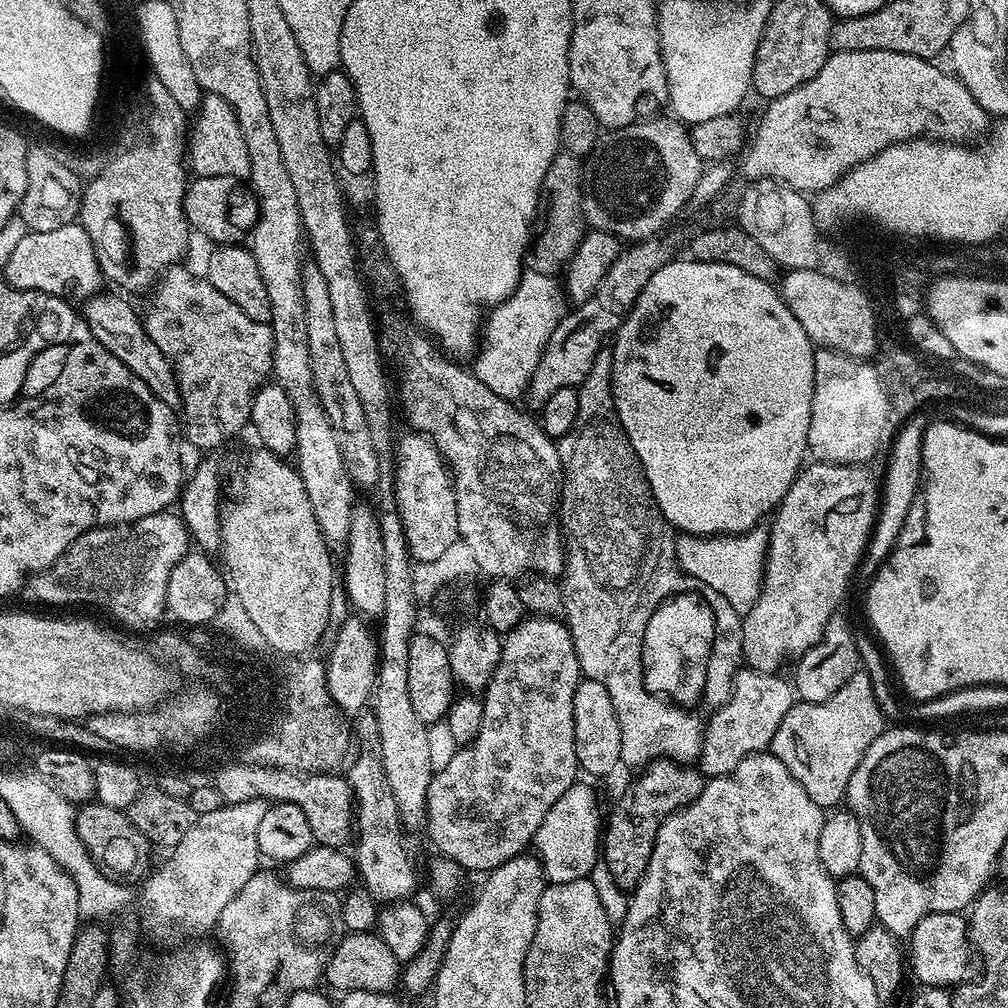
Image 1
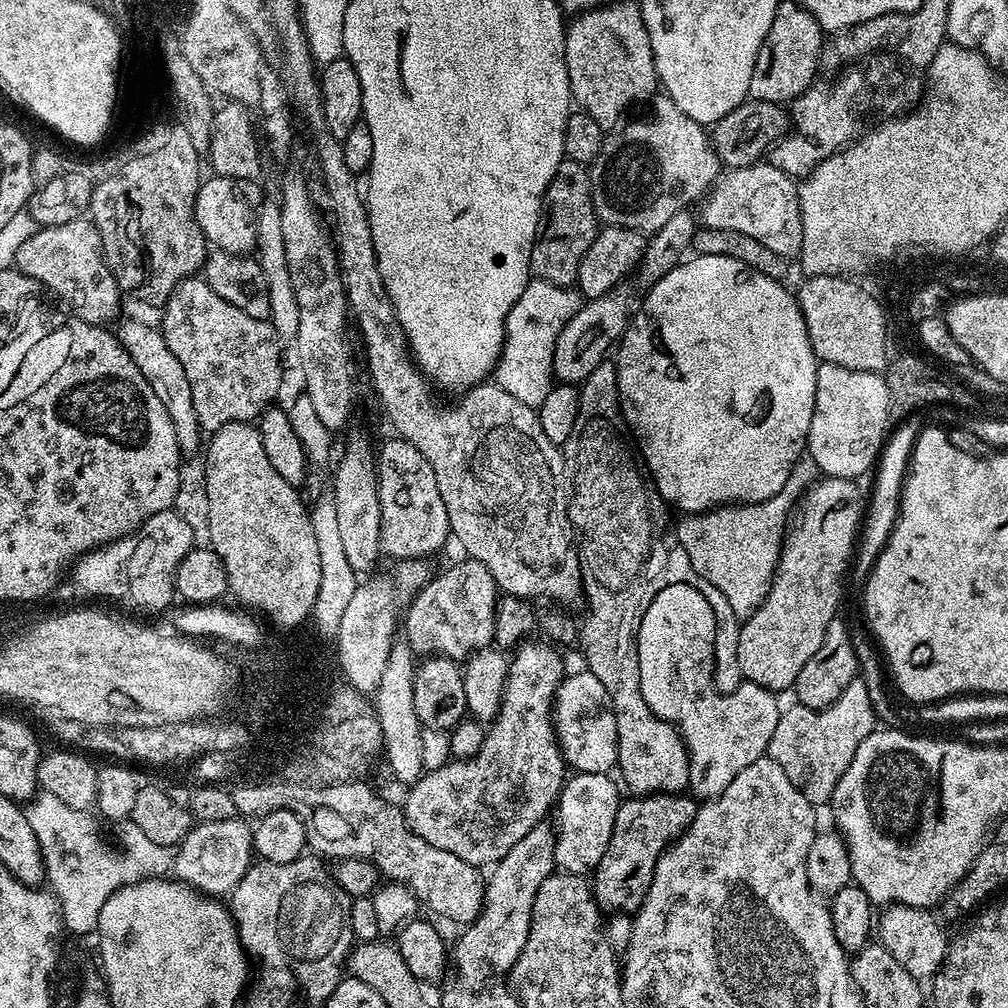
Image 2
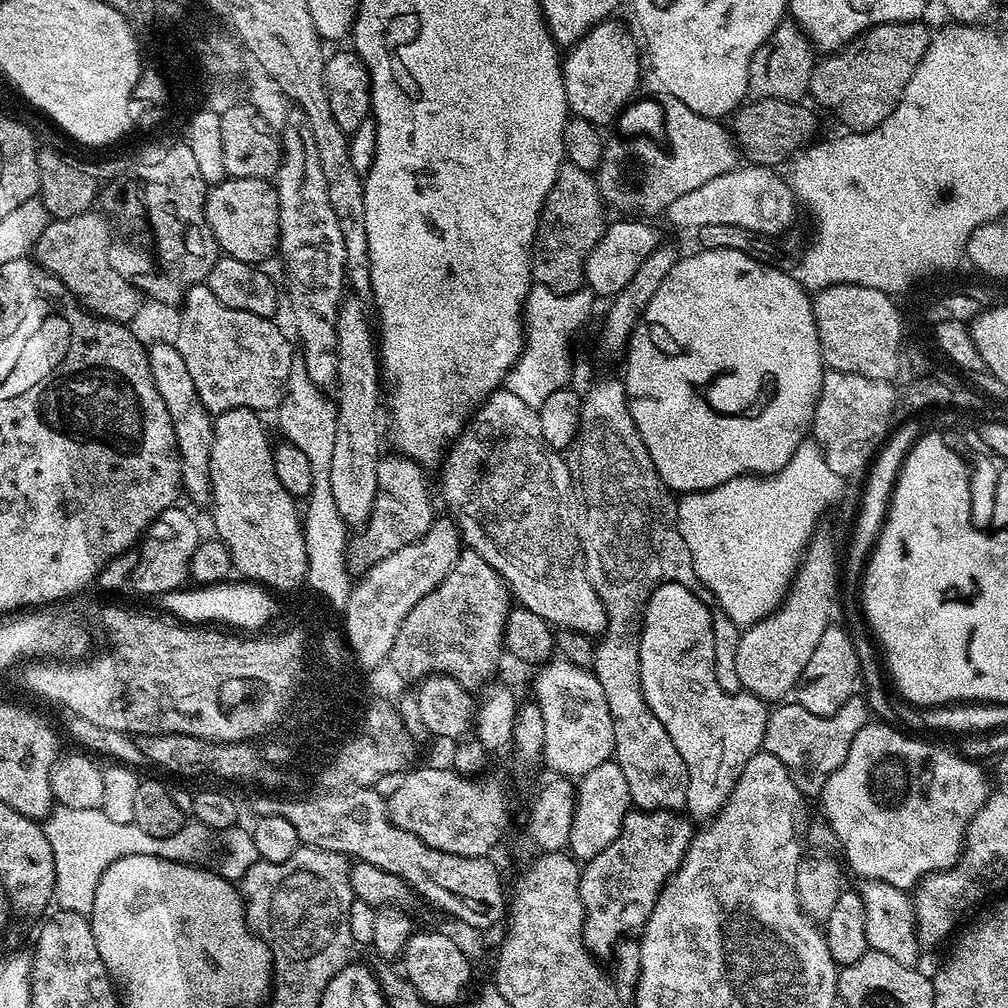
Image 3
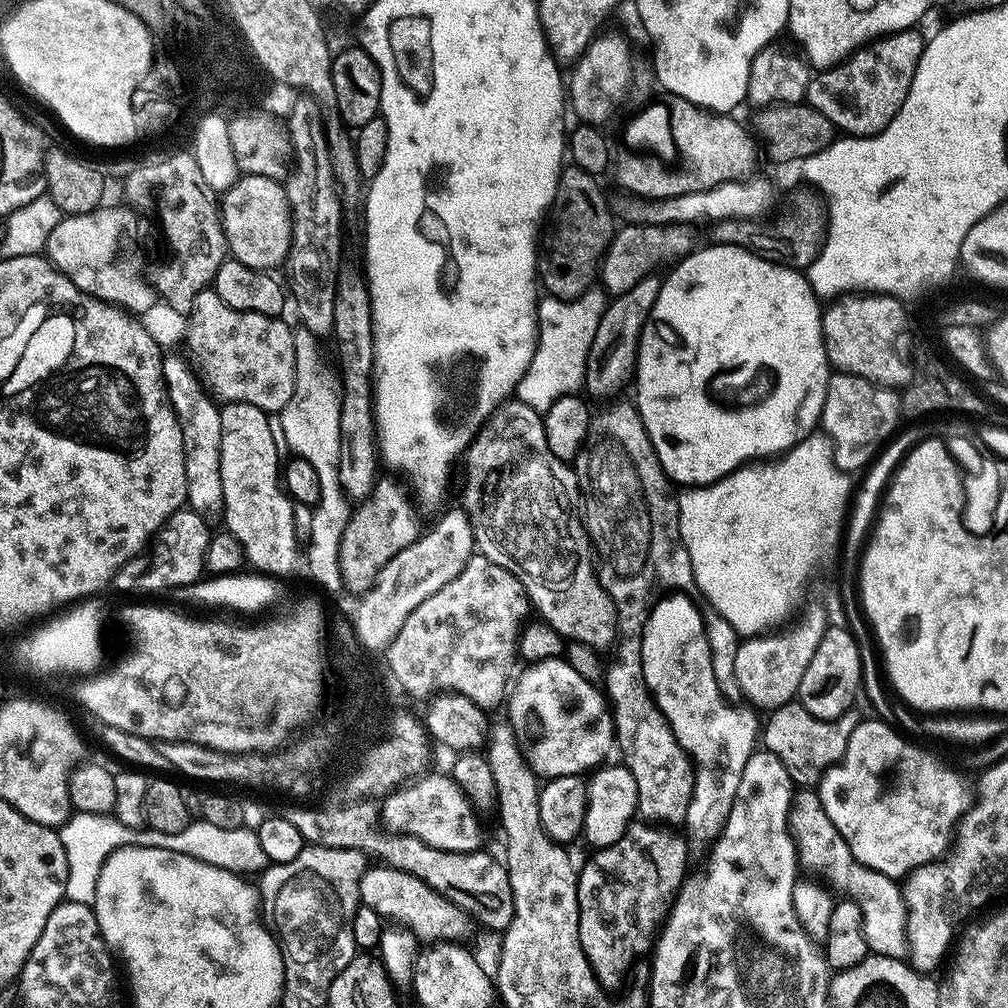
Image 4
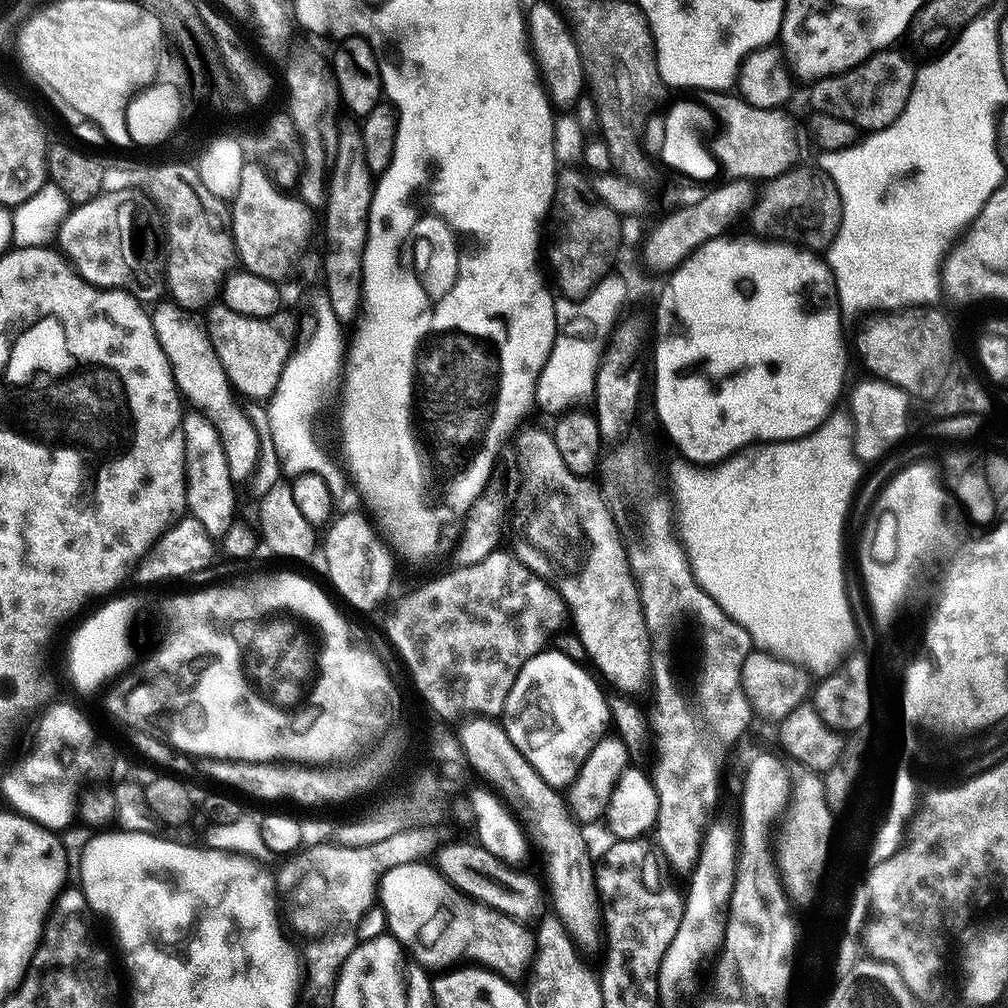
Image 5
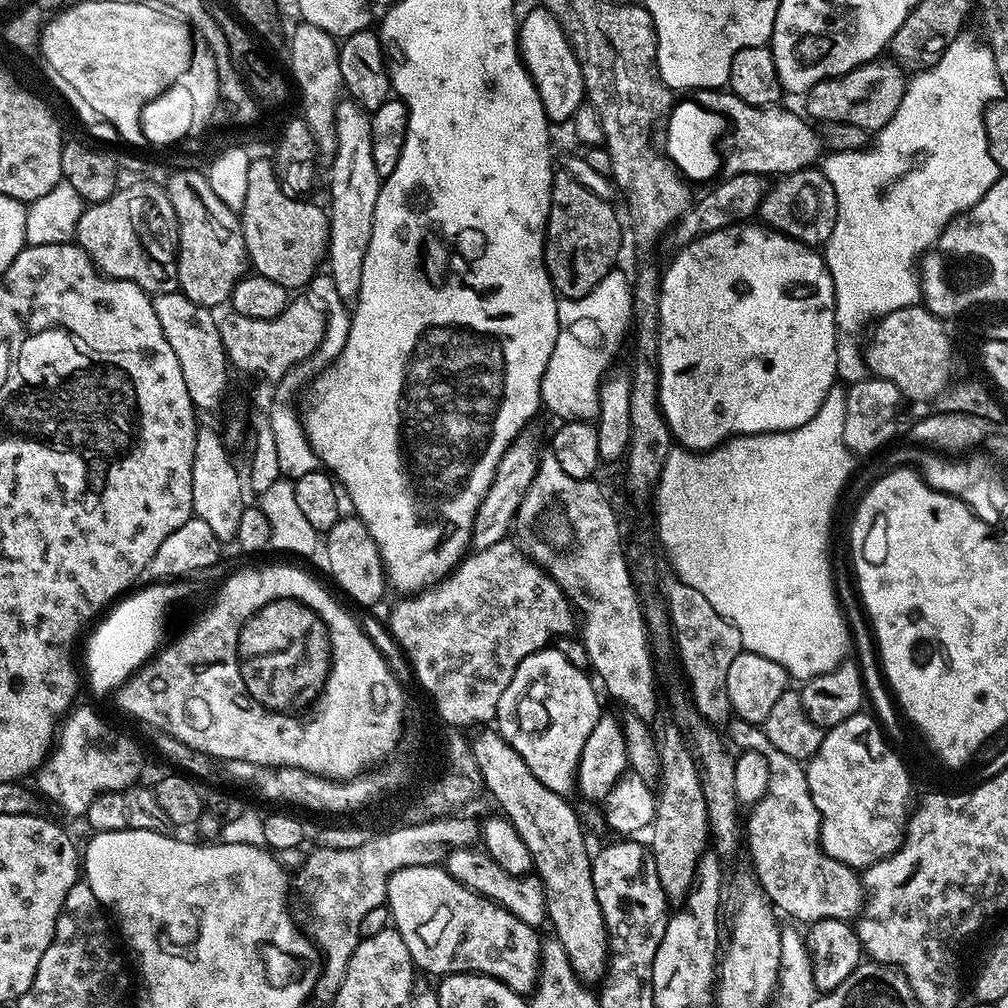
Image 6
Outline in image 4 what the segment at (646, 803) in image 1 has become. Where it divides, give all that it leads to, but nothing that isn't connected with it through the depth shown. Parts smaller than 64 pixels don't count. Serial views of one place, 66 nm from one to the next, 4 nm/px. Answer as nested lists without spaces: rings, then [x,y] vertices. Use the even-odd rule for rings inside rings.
[[[632,822],[618,842],[593,851],[592,860],[586,861],[584,868],[582,864],[579,869],[576,889],[580,907],[580,945],[590,962],[596,981],[609,994],[616,994],[616,991],[619,993],[631,977],[636,964],[653,951],[658,933],[663,929],[673,903],[685,883],[684,871],[690,865],[688,841],[683,835],[675,836],[672,832],[675,831],[664,826]]]

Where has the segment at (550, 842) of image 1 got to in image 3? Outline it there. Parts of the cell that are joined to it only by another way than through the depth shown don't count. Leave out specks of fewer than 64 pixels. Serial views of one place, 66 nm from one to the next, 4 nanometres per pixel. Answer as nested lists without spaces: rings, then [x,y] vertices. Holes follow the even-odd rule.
[[[614,760],[595,767],[577,783],[574,822],[568,839],[571,855],[580,862],[595,858],[618,836],[621,824],[631,811],[632,799],[626,776]]]

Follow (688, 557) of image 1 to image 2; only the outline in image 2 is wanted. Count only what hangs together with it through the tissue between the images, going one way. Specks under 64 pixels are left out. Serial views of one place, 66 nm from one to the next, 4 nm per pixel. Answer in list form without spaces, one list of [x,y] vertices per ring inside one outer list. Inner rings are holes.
[[[807,463],[797,464],[782,491],[761,504],[733,502],[727,506],[717,506],[710,512],[685,515],[684,521],[675,525],[678,538],[694,570],[698,570],[700,579],[714,582],[714,586],[726,594],[726,602],[730,602],[737,617],[751,616],[752,611],[766,598],[772,575],[776,573],[776,564],[780,561],[786,521],[802,493],[813,483],[811,471],[813,469]]]

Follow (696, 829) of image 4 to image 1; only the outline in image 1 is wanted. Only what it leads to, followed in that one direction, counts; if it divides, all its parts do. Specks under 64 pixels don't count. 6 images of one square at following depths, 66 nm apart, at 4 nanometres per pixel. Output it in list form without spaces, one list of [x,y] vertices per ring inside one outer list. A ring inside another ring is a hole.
[[[681,591],[656,608],[643,635],[643,680],[648,690],[681,707],[691,707],[703,697],[709,654],[716,627],[712,611],[693,591]],[[743,667],[737,672],[731,699],[715,709],[705,723],[698,766],[705,777],[724,776],[739,762],[756,752],[765,751],[774,740],[776,730],[794,703],[794,688],[779,673],[754,671]]]

